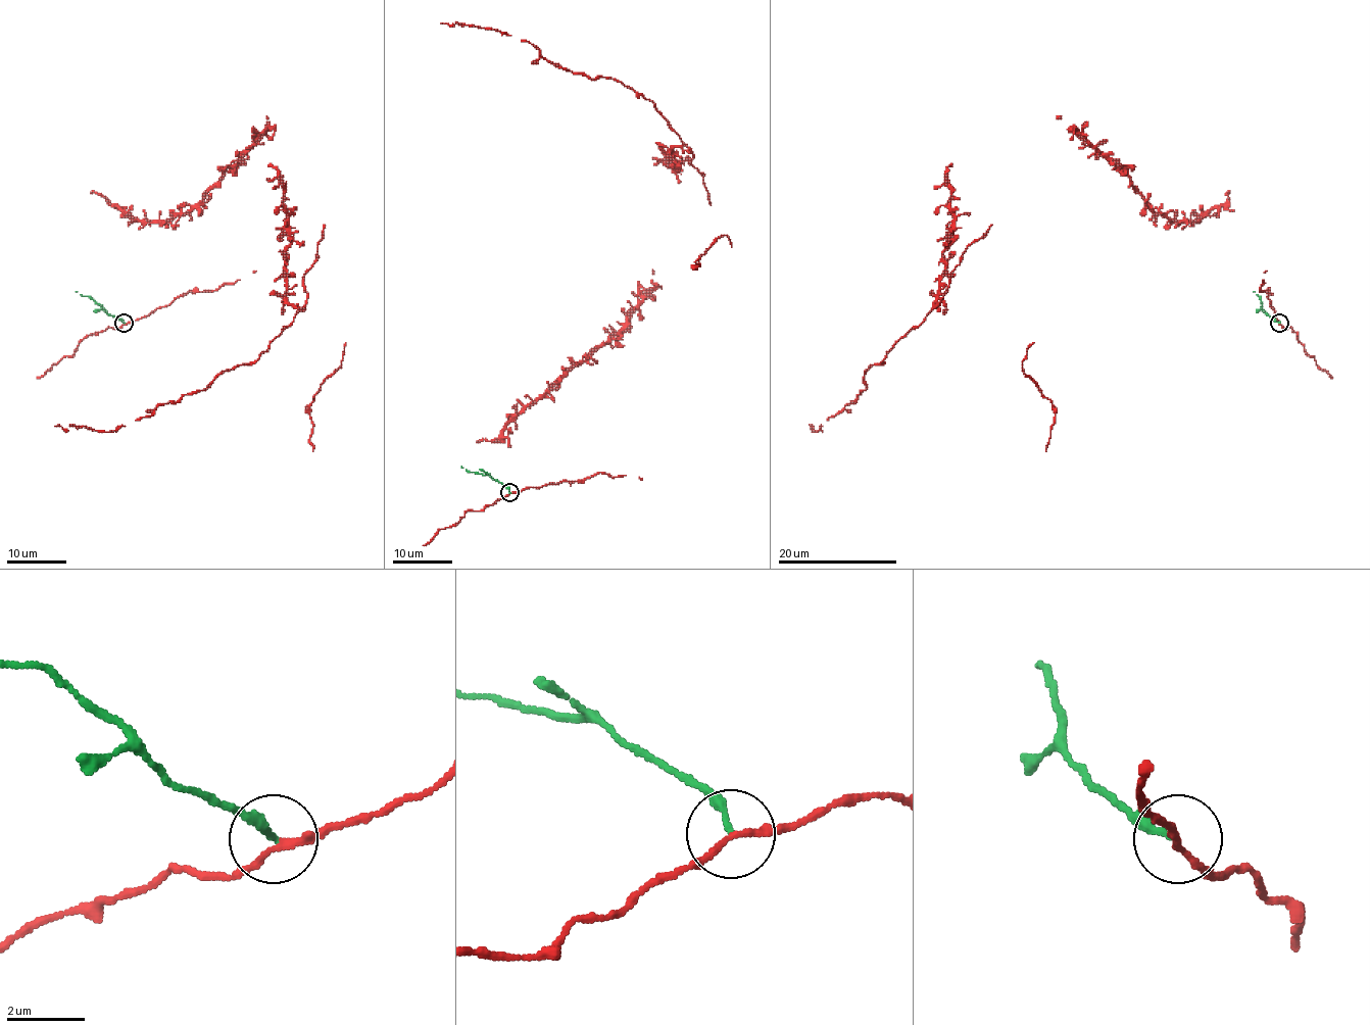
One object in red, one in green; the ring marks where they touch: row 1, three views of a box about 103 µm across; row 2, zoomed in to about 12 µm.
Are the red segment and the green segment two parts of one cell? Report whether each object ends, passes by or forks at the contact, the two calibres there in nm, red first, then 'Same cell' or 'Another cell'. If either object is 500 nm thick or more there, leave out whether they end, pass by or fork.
At the ring red passes by. At the ring green ends. Thickness 160 nm (red) against 180 nm. Another cell

